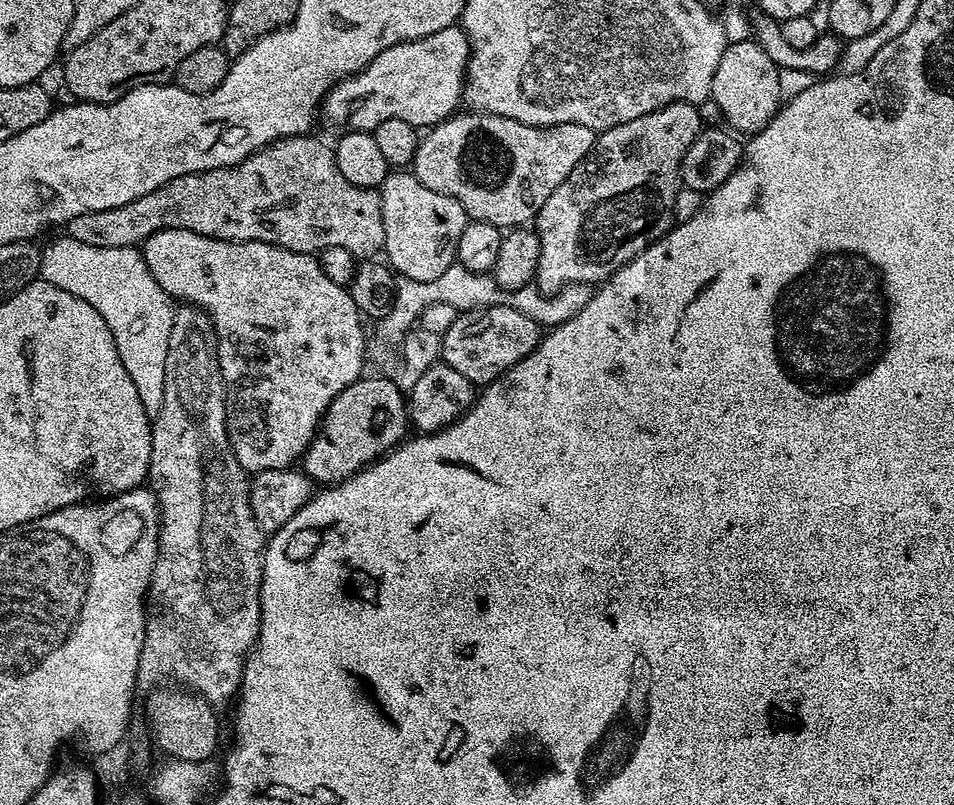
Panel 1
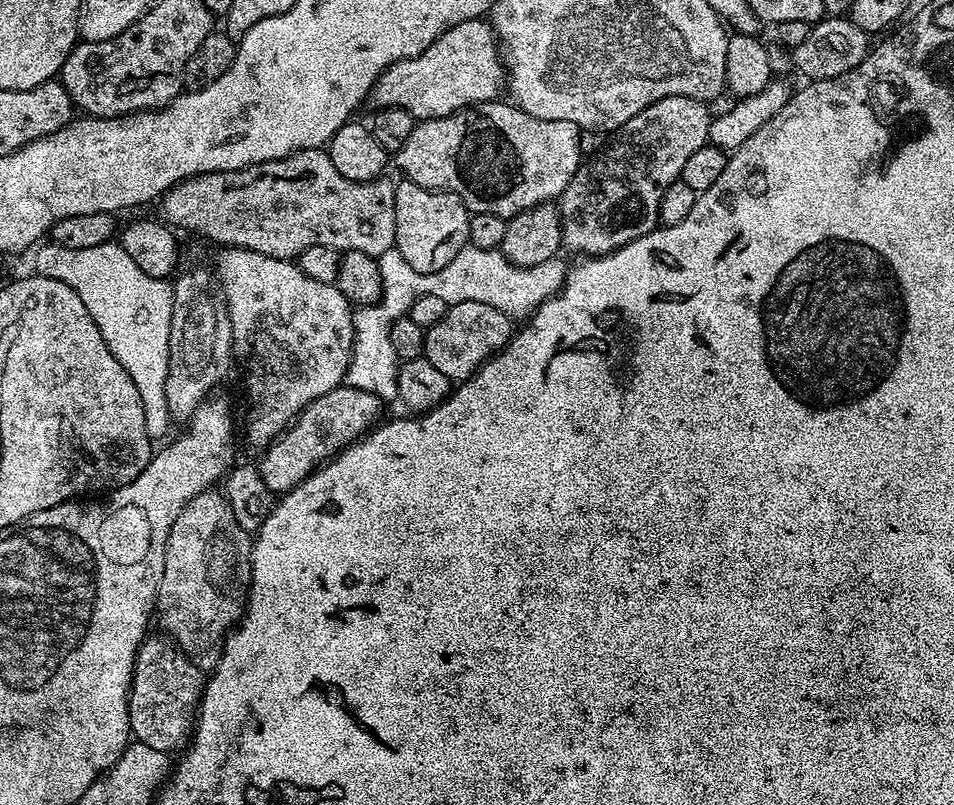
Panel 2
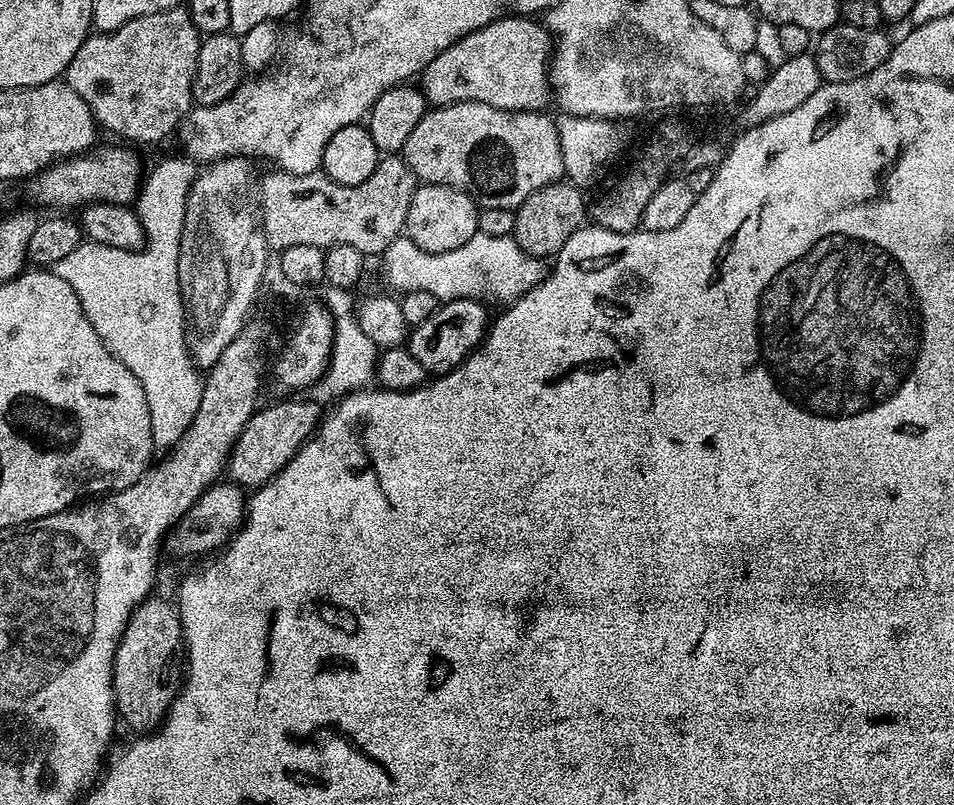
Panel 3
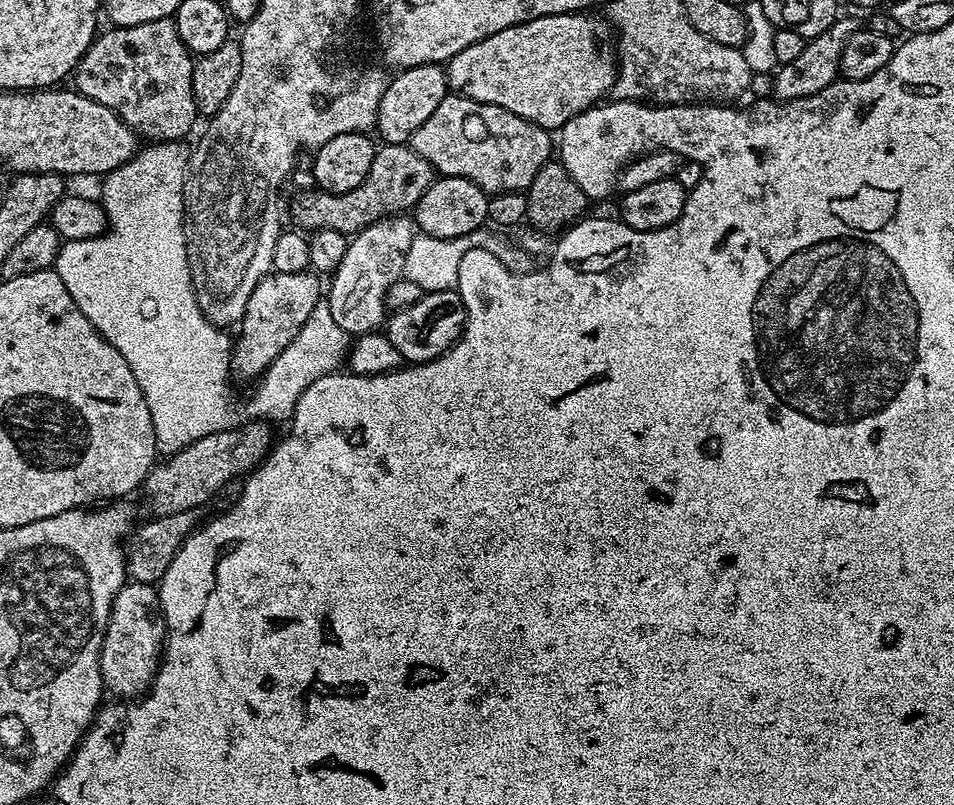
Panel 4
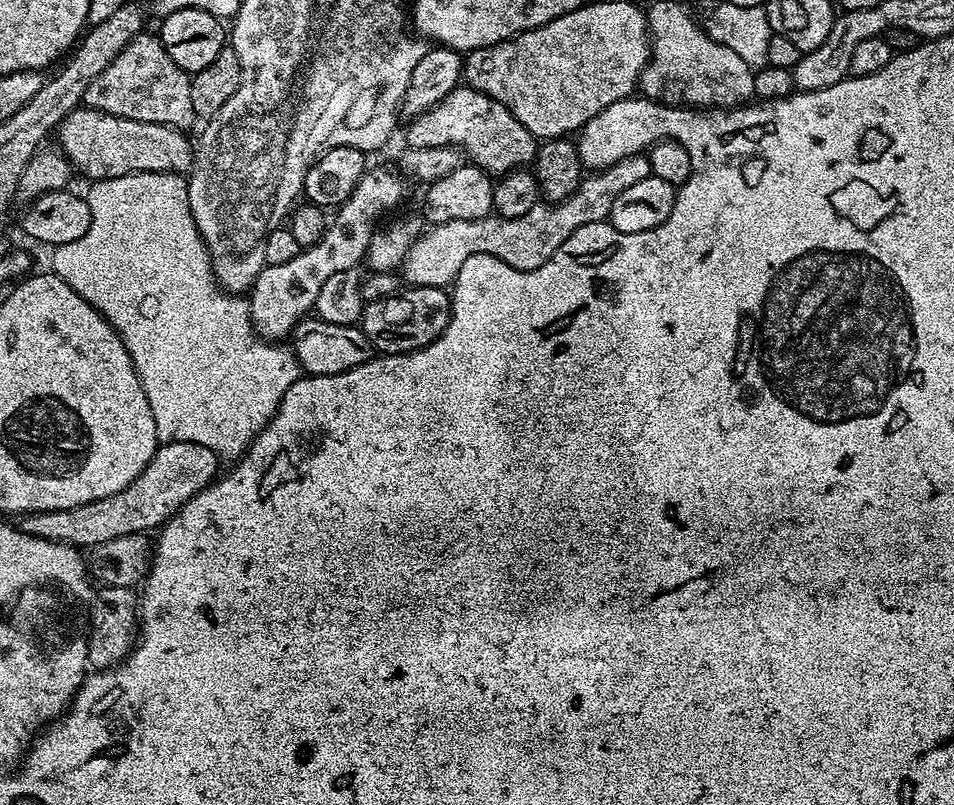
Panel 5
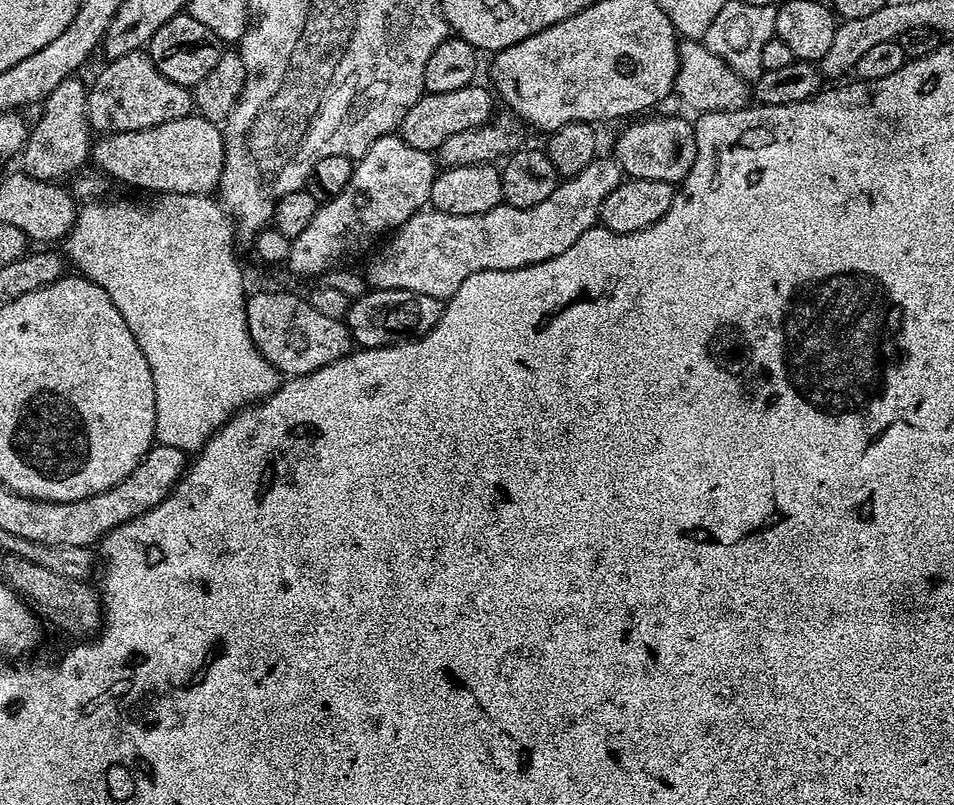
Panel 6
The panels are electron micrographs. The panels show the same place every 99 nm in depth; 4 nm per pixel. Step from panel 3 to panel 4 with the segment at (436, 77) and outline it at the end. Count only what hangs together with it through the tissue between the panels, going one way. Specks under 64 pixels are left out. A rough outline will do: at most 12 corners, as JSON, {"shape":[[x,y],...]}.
{"shape":[[567,12],[446,61],[448,87],[549,130],[616,81],[610,28]]}

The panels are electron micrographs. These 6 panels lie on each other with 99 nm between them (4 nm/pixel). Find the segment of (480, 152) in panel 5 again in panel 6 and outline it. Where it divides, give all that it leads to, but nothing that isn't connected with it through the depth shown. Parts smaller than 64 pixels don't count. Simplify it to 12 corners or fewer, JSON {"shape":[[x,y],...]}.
{"shape":[[467,84],[421,96],[398,129],[435,153],[450,134],[487,124],[491,91]]}

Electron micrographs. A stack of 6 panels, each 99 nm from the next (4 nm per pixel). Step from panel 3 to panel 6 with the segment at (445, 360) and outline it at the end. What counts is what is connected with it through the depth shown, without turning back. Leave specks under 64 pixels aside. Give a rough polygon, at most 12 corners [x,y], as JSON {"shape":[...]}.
{"shape":[[369,290],[348,305],[353,345],[425,336],[444,304],[430,294]]}

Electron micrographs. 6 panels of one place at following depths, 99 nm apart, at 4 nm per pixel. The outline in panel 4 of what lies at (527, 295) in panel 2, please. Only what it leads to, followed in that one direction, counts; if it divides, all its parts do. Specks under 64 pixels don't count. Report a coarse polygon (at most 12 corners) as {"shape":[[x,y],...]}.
{"shape":[[488,230],[449,240],[417,234],[403,279],[425,293],[453,291],[458,262],[485,248],[510,271],[529,271],[529,253]]}

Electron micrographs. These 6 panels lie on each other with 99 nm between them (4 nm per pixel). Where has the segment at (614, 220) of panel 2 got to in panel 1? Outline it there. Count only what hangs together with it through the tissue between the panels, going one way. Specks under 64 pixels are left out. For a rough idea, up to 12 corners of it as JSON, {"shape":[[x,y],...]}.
{"shape":[[695,104],[603,129],[535,218],[535,287],[599,285],[676,220]]}

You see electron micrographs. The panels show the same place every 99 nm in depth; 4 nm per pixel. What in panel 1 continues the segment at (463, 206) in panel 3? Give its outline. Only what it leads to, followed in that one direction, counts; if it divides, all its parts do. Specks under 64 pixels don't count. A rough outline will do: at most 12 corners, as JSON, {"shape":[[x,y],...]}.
{"shape":[[408,170],[379,189],[383,255],[434,282],[470,219]]}

